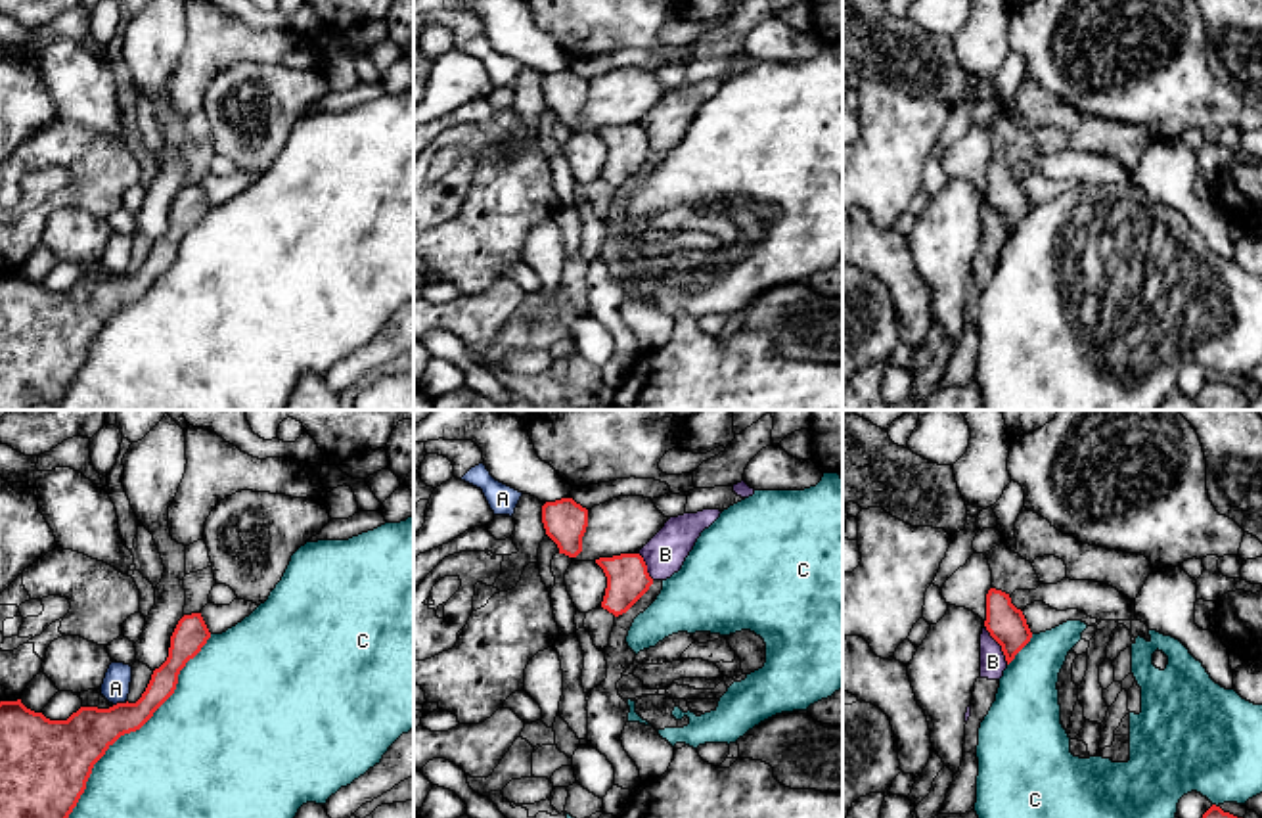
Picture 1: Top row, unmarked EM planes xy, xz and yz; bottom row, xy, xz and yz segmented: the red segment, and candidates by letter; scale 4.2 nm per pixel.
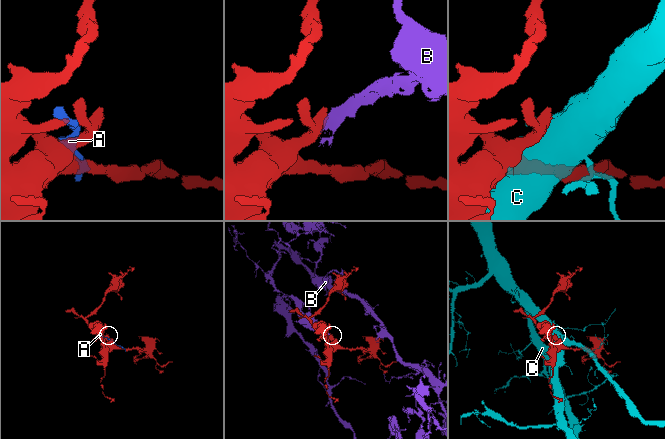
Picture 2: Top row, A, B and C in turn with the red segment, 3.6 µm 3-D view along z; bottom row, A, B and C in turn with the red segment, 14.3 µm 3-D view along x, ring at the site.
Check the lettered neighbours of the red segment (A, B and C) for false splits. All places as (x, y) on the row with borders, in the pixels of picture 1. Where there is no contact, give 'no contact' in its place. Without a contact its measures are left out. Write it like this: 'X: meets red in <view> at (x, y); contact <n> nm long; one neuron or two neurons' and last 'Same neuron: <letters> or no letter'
A: meets red in xy at (119, 704); contact 70 nm long; two neurons
B: meets red in yz at (998, 642); contact 190 nm long; two neurons
C: meets red in xy at (136, 728); contact 950 nm long; two neurons
Same neuron: no letter

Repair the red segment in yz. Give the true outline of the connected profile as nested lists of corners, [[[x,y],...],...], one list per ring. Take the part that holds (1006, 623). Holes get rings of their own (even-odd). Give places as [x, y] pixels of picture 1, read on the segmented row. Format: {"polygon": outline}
{"polygon": [[[990,588],[986,594],[986,630],[1002,646],[1007,665],[1030,642],[1032,632],[1009,594]]]}

